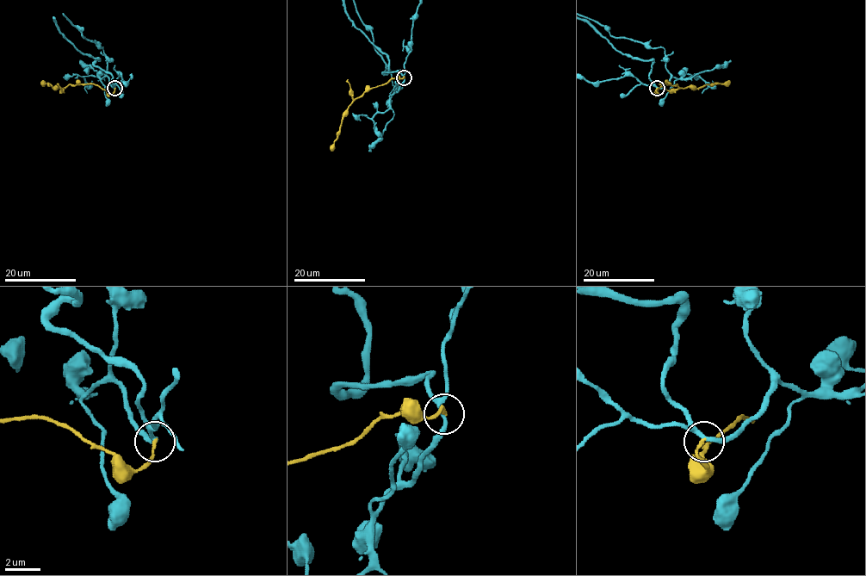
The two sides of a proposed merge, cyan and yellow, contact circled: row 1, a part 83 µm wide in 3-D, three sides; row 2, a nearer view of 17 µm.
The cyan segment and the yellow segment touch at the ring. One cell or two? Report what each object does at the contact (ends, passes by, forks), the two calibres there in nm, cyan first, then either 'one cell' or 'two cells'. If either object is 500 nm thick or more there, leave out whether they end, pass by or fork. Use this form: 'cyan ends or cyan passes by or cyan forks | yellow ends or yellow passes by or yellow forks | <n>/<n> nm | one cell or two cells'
cyan forks | yellow ends | 200/160 nm | two cells

